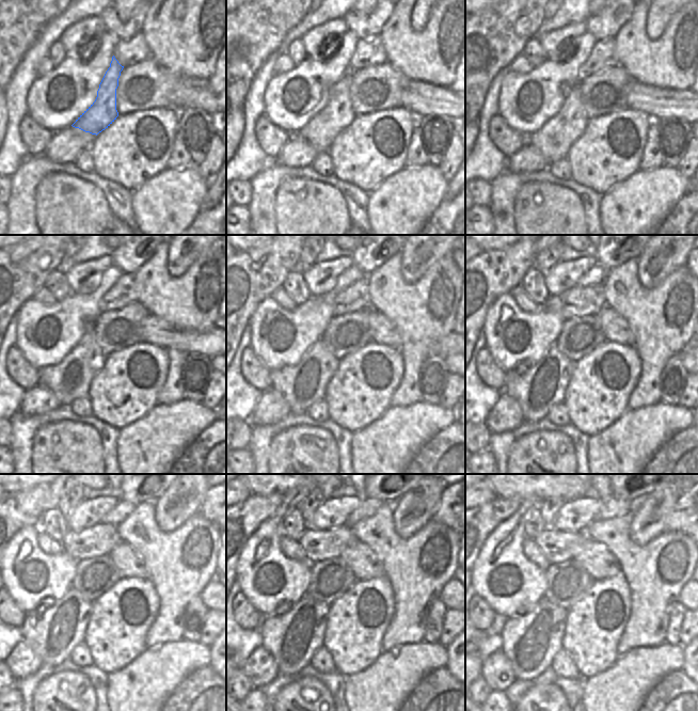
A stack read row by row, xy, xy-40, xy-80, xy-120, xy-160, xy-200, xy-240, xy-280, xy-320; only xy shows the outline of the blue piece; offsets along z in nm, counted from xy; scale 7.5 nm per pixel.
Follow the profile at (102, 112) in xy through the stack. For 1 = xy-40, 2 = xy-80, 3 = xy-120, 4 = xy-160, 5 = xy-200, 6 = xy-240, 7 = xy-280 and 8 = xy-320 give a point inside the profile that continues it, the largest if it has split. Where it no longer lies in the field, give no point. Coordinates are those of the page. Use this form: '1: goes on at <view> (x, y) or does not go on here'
1: goes on at xy-40 (321, 131)
2: goes on at xy-80 (553, 140)
3: goes on at xy-120 (69, 380)
4: goes on at xy-160 (303, 384)
5: goes on at xy-200 (537, 388)
6: goes on at xy-240 (52, 631)
7: goes on at xy-280 (292, 636)
8: goes on at xy-320 (530, 641)

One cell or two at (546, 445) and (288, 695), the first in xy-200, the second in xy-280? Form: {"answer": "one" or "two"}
{"answer": "one"}

